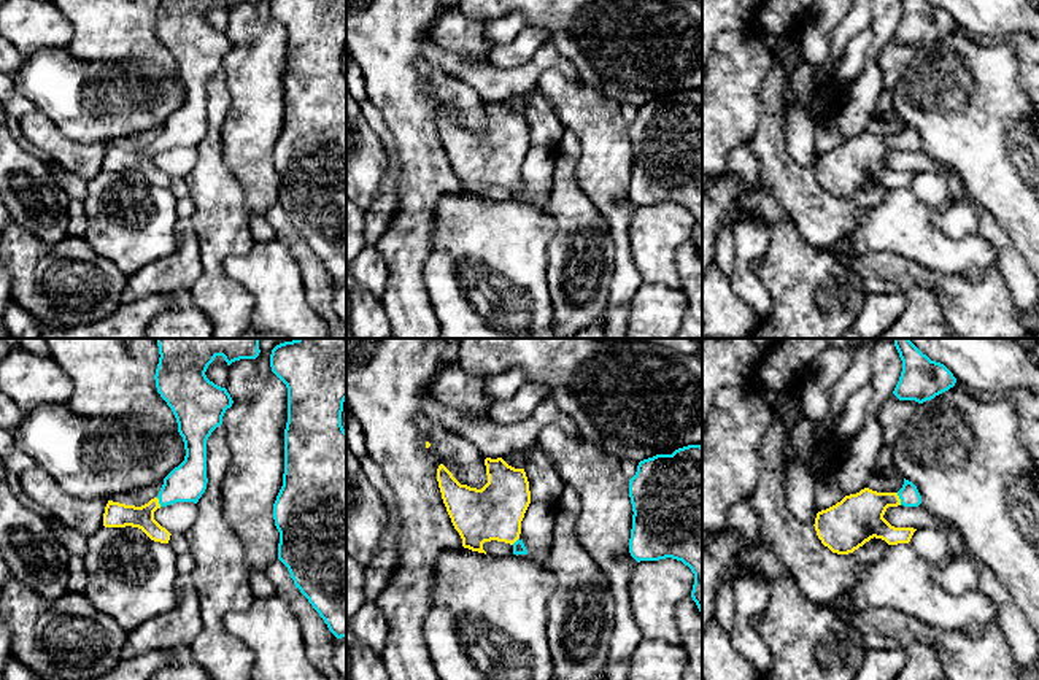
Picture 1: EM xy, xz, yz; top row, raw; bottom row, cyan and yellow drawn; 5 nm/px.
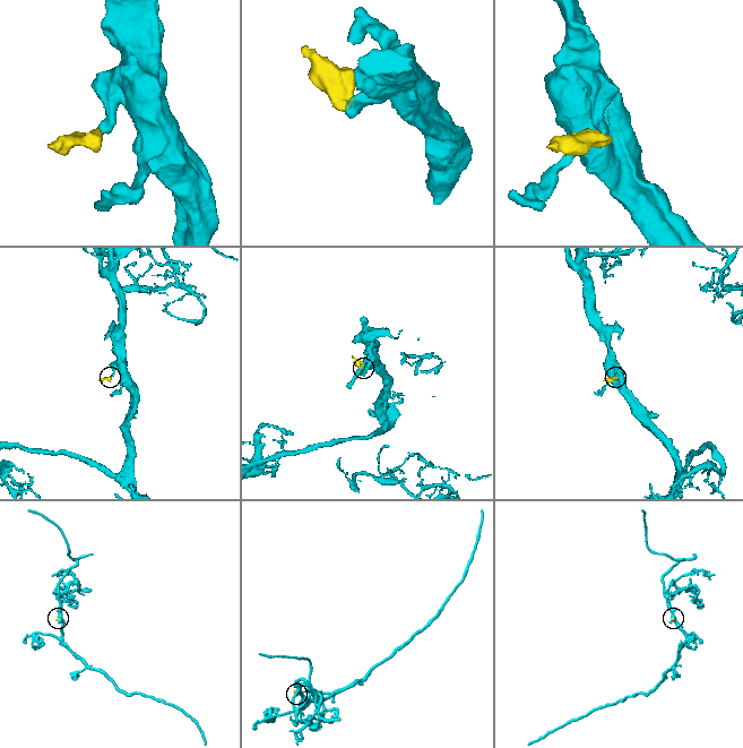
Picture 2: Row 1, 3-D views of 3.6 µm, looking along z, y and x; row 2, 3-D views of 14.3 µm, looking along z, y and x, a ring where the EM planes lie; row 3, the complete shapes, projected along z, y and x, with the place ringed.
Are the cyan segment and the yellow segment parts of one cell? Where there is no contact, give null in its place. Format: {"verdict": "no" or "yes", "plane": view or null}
{"verdict": "yes", "plane": "yz"}

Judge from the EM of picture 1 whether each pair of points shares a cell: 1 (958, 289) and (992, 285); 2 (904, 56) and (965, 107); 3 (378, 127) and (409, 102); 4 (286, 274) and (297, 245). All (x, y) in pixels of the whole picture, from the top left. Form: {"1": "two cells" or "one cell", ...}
{"1": "one cell", "2": "two cells", "3": "two cells", "4": "two cells"}

